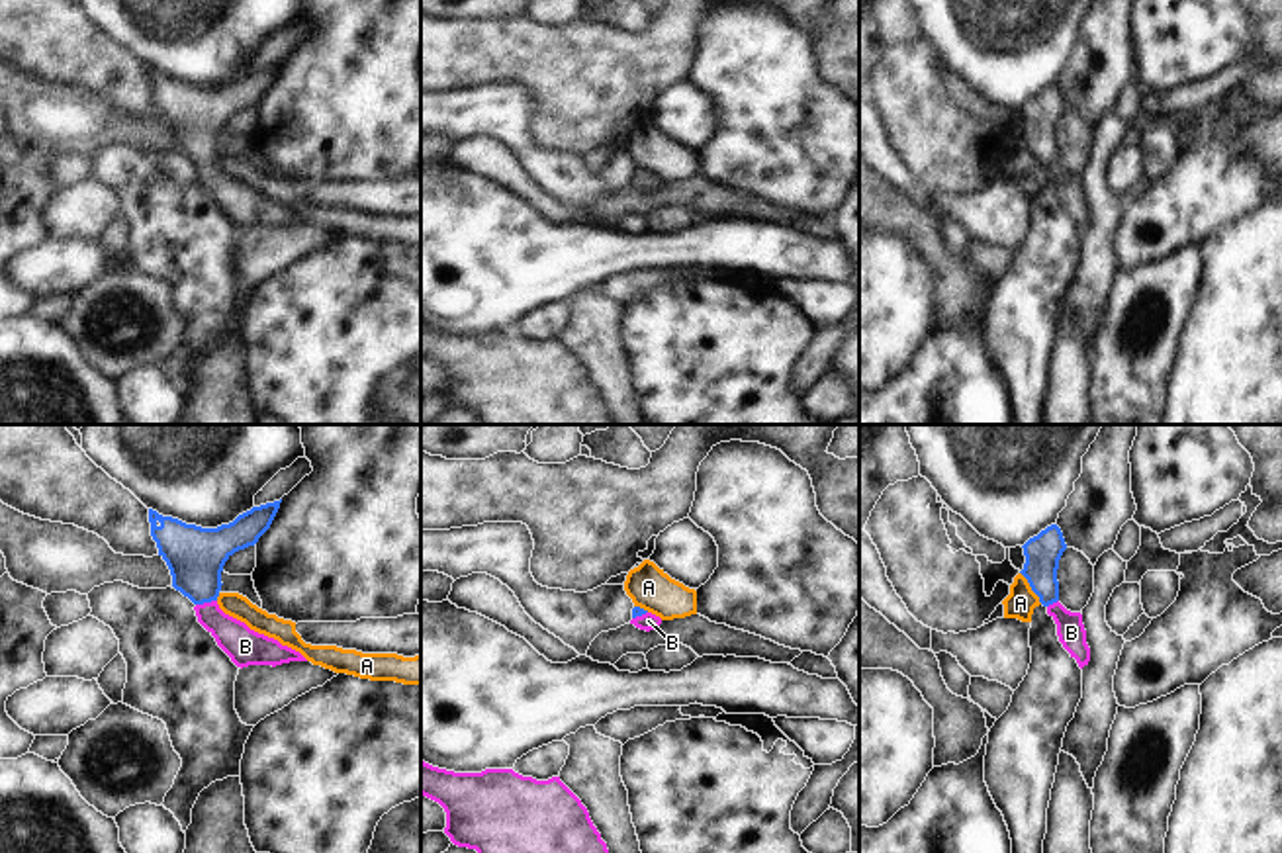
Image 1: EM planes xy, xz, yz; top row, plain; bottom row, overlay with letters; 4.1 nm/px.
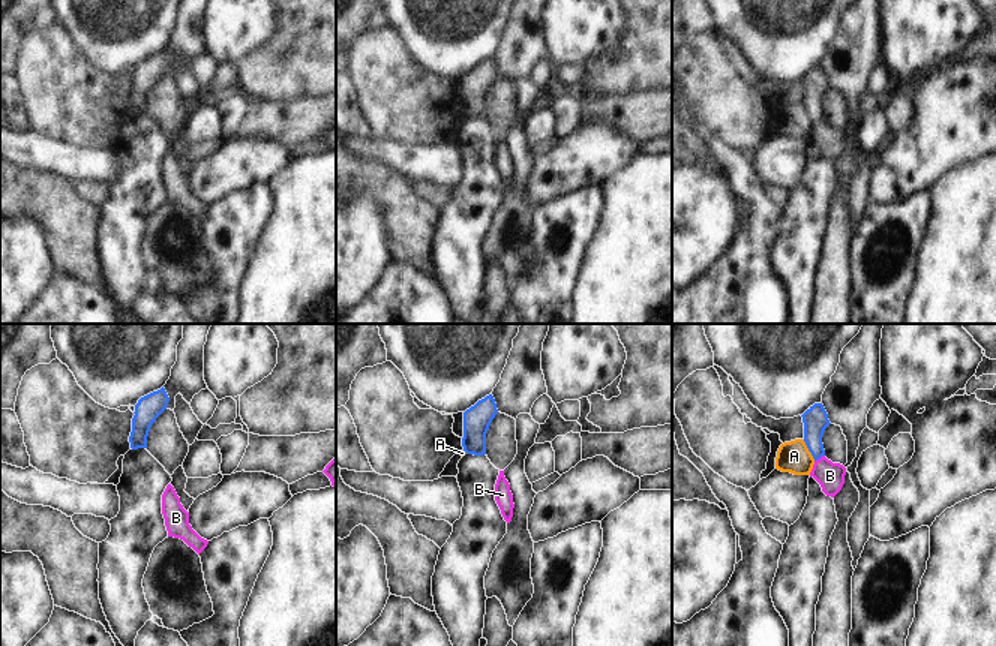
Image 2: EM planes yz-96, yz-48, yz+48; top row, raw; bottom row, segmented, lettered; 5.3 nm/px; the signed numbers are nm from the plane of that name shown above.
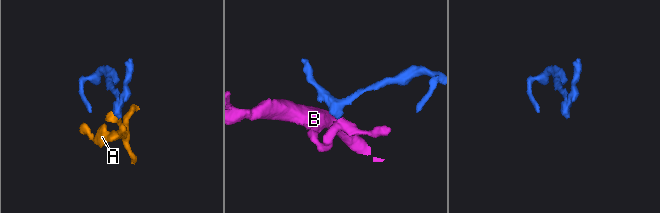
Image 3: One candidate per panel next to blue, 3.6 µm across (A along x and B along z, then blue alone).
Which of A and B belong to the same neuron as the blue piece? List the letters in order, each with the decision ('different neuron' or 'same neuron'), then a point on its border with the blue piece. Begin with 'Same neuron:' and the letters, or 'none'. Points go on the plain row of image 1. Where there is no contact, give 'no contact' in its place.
Same neuron: B
A: different neuron | yz (1030, 147)
B: same neuron | xy (206, 163)

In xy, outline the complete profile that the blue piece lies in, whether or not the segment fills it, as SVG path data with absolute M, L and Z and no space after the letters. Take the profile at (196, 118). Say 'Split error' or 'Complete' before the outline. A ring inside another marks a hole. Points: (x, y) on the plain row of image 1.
Split error. M282 61L252 68L233 84L217 90L186 86L149 70L151 98L157 104L159 117L170 131L172 149L196 166L198 184L241 231L307 223L299 213L251 192L245 184L225 176L217 166L225 123L235 113L258 104L270 90L280 65Z

